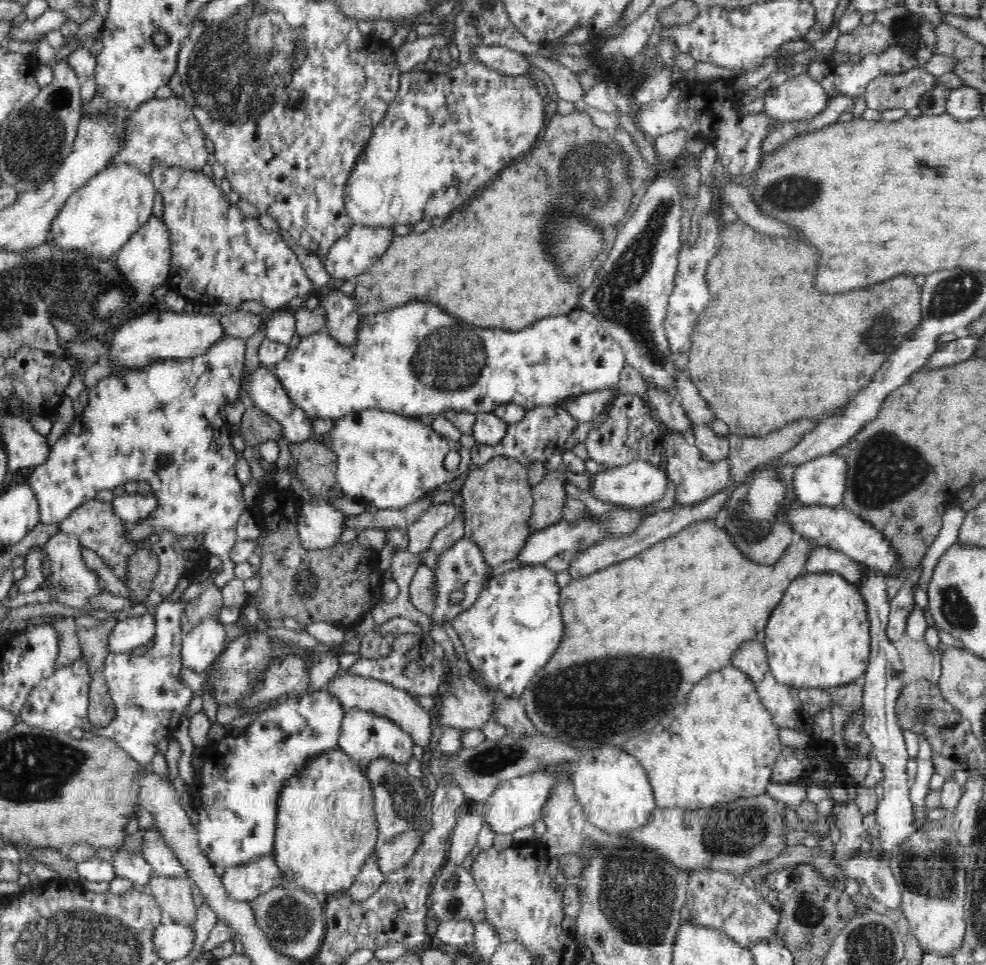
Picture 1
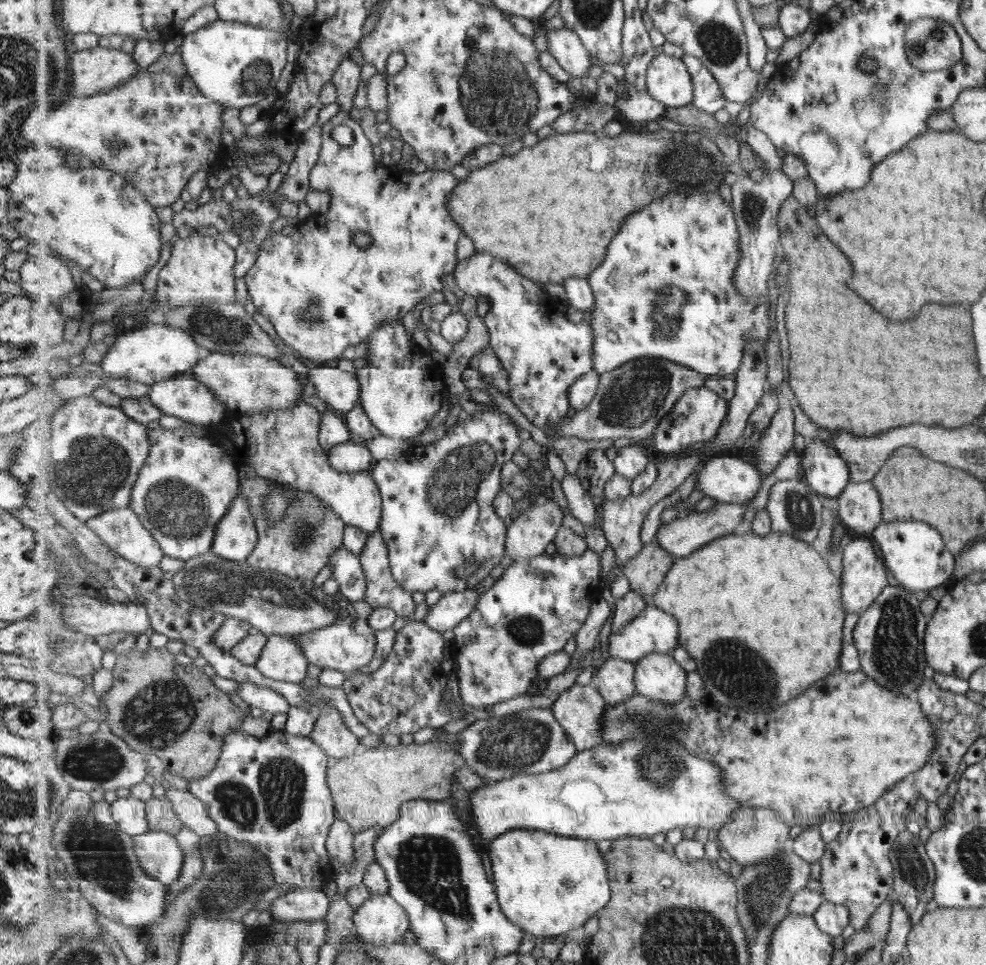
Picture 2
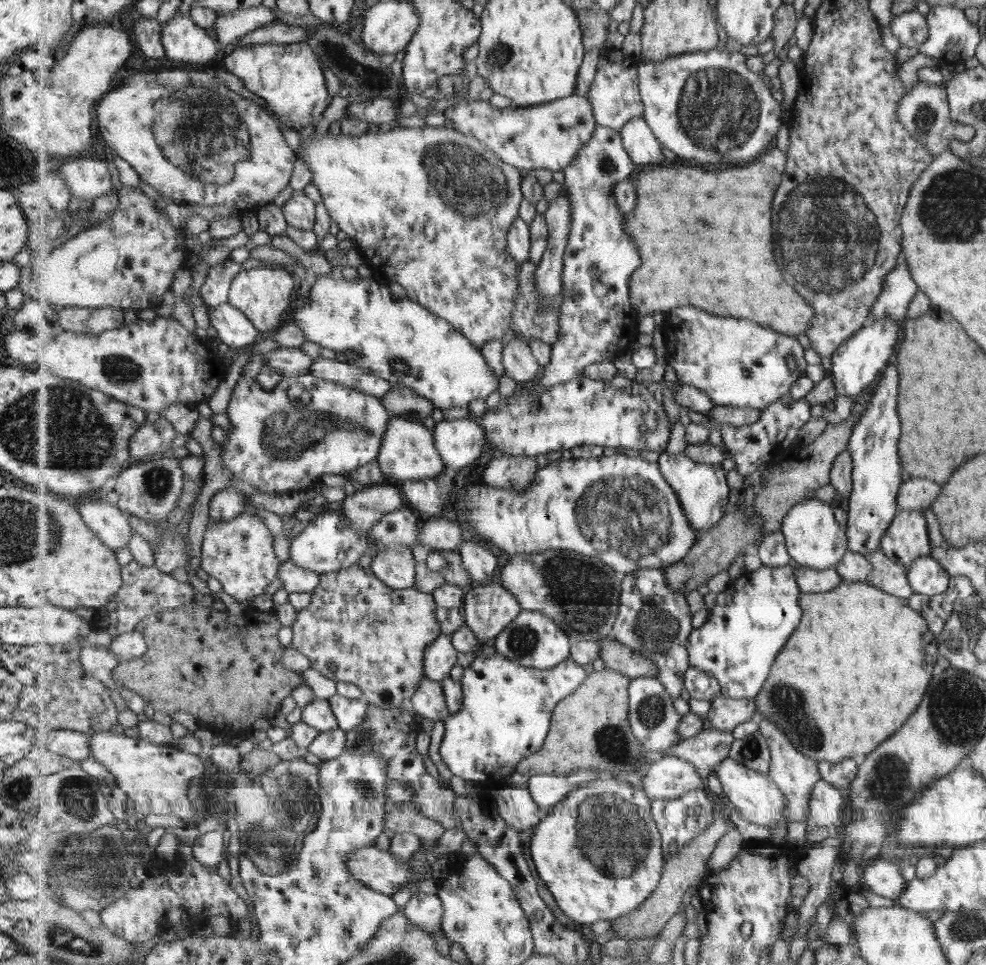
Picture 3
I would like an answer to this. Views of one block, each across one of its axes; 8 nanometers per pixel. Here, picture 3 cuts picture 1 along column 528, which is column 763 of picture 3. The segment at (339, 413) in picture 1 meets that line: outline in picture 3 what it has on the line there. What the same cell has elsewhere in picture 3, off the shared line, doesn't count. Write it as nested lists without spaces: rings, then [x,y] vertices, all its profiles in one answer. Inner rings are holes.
[[[683,306],[668,311],[660,328],[668,350],[666,360],[678,380],[706,392],[716,406],[766,409],[782,396],[789,395],[793,383],[805,377],[805,370],[809,366],[805,360],[805,350],[797,338],[775,332],[775,329],[764,327],[754,320],[722,317],[705,309]]]

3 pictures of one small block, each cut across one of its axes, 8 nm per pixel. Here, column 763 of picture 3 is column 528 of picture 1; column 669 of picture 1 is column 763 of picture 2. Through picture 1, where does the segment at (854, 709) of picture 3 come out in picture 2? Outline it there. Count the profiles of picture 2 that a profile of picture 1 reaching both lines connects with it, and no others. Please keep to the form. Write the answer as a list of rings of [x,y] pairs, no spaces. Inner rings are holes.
[[[751,531],[745,535],[726,535],[712,543],[705,544],[699,550],[685,558],[676,559],[673,568],[667,572],[663,584],[660,584],[654,594],[653,604],[665,612],[677,617],[680,624],[680,646],[686,648],[697,661],[697,671],[706,683],[706,691],[716,702],[727,707],[751,710],[751,713],[761,710],[777,710],[785,706],[789,700],[797,699],[805,690],[809,691],[815,684],[839,671],[841,652],[843,652],[843,626],[848,614],[845,611],[844,600],[841,599],[841,576],[835,576],[827,560],[813,548],[811,543],[793,538],[785,532],[772,531],[767,536],[759,536]]]

